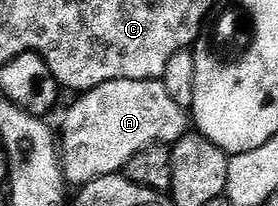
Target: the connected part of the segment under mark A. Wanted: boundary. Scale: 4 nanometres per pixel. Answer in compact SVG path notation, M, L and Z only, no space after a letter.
M162 79L105 82L75 98L71 109L67 112L67 117L63 120L61 163L65 179L68 185L82 186L97 178L122 173L126 169L129 158L133 158L133 154L141 154L141 150L151 148L154 144L164 146L176 144L181 137L187 135L188 131L188 113L181 106L177 106L173 98L169 98L169 90L165 90Z

